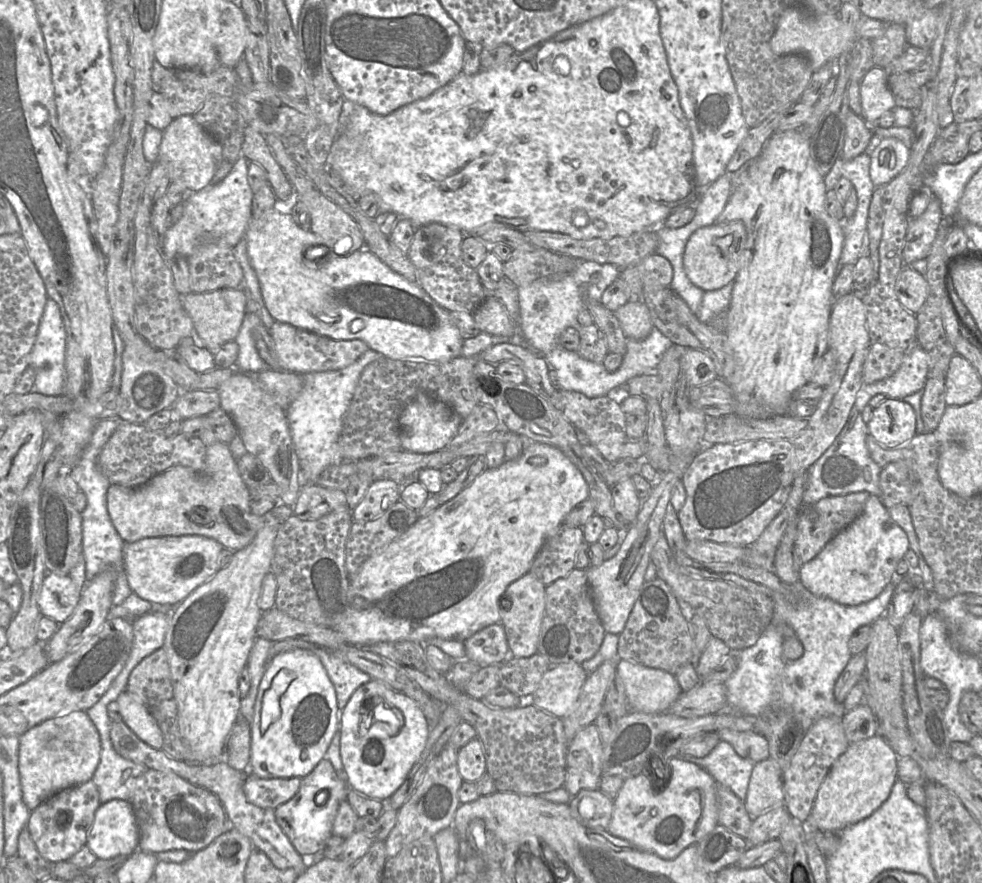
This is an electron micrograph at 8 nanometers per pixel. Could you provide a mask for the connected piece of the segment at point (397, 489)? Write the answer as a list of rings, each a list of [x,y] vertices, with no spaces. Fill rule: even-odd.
[[[390,479],[374,480],[365,496],[352,510],[356,522],[365,523],[381,516],[400,500],[401,485]]]

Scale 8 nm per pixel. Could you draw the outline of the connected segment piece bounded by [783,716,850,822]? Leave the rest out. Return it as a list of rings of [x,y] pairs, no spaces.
[[[825,716],[809,728],[788,767],[783,770],[784,805],[792,819],[804,822],[809,818],[820,785],[834,762],[849,745],[842,725],[842,717]]]

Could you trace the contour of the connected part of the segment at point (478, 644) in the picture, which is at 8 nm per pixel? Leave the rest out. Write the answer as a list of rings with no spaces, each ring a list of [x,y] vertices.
[[[502,624],[487,626],[464,642],[466,659],[481,666],[501,665],[510,655]]]

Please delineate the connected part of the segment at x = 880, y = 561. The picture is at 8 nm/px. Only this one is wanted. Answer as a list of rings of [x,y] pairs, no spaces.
[[[870,495],[856,520],[828,542],[813,560],[801,566],[799,581],[814,595],[842,605],[867,603],[895,580],[896,566],[908,550],[905,531],[892,519],[881,498]]]

